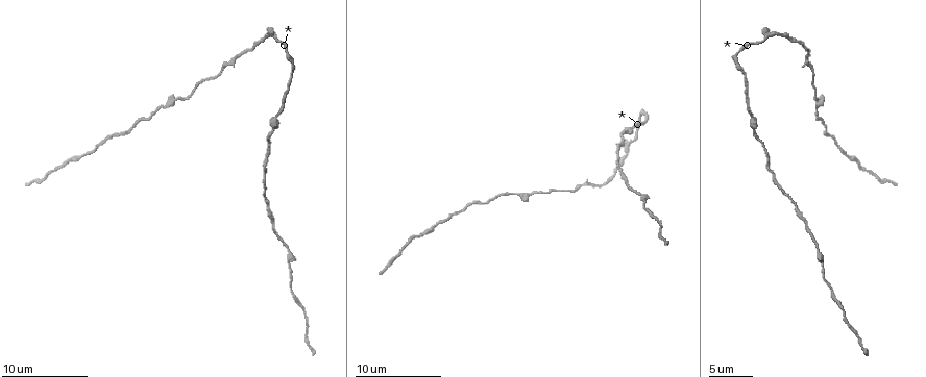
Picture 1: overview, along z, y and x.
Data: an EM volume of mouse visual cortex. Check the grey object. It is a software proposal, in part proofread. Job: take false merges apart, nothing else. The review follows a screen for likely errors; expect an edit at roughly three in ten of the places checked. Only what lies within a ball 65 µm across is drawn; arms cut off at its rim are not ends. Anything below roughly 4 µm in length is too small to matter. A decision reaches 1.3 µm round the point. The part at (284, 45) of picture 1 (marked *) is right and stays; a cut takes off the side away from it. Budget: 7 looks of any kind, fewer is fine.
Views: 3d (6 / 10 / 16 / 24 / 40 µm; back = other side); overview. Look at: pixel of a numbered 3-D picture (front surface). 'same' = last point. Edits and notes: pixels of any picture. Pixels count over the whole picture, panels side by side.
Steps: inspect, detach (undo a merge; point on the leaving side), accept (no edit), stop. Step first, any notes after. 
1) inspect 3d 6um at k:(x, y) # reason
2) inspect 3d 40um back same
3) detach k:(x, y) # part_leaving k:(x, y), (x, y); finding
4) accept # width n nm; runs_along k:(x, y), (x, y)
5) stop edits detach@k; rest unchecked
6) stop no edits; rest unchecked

inspect 3d 6um at 1:(535, 191) # calibre changes

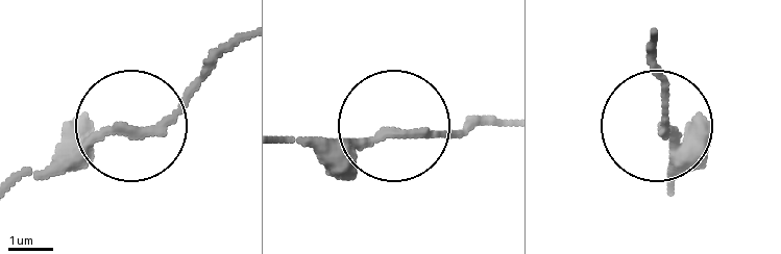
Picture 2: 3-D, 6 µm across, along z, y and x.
accept # runs_along 2:(245, 35), (155, 122), (21, 174); continuous, no second neuron

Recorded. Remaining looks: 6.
inspect 3d 10um at 1:(436, 226)

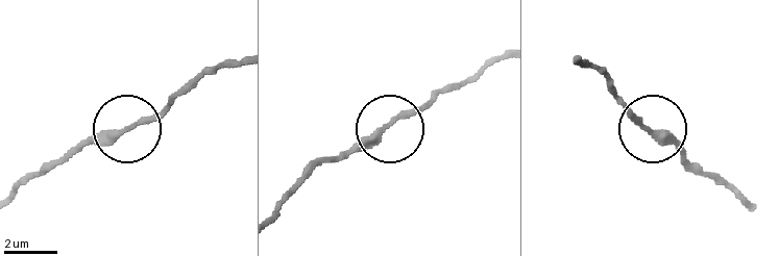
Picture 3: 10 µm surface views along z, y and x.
accept # runs_along 3:(504, 58), (443, 87), (344, 157); continuous, no second neuron

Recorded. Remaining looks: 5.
inspect 3d 10um at 1:(823, 268)

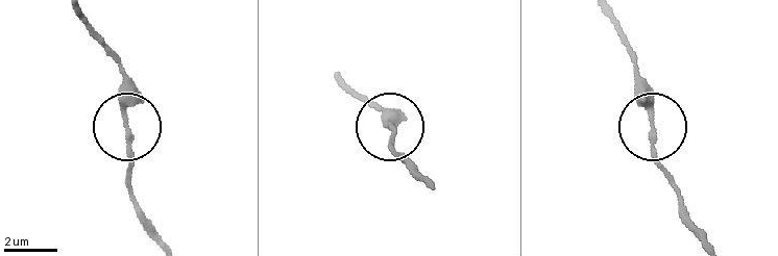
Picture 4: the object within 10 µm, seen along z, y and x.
accept # runs_along 4:(603, 13), (632, 60), (650, 148), (671, 185); continuous, no second neuron

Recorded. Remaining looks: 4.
stop no edits; rest unchecked

